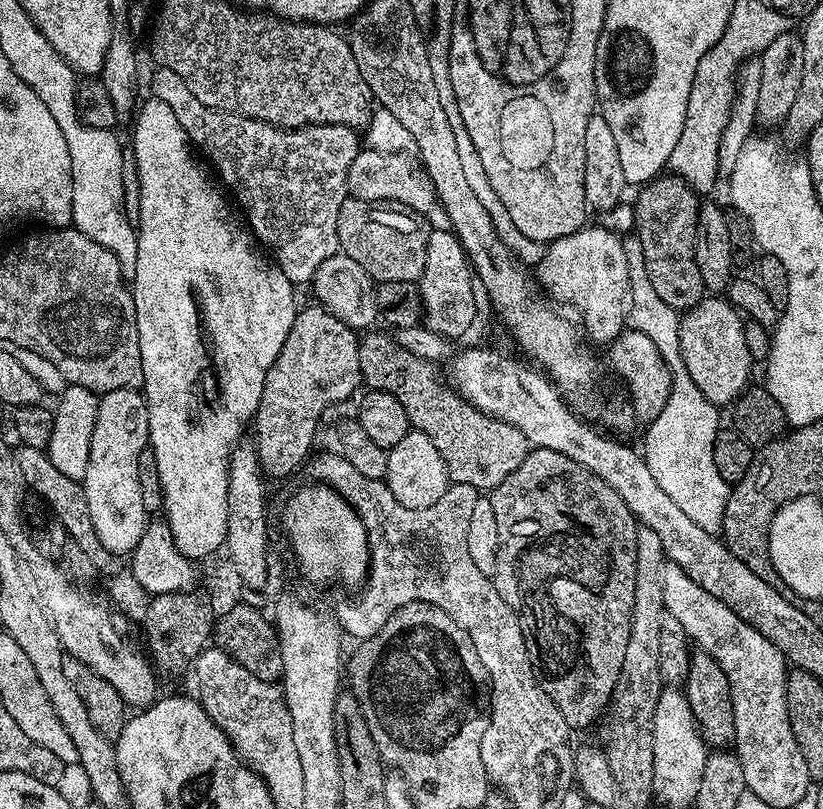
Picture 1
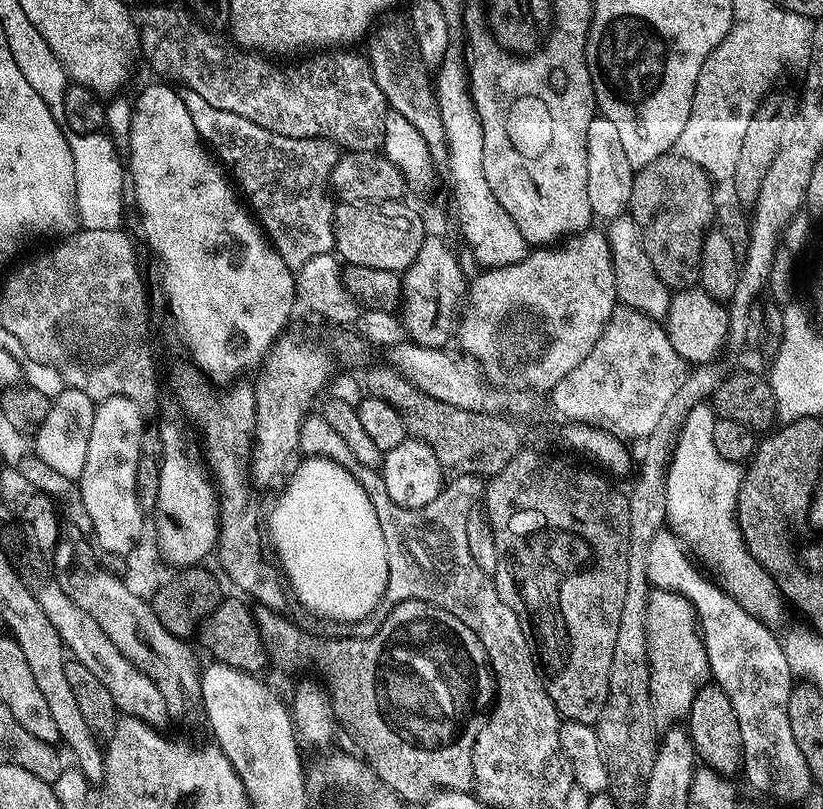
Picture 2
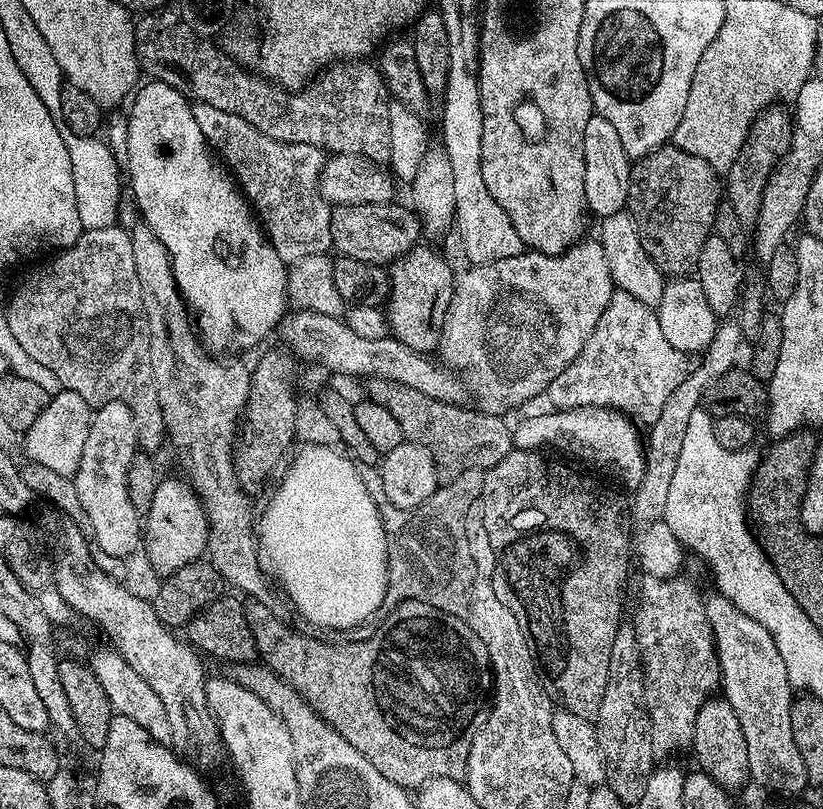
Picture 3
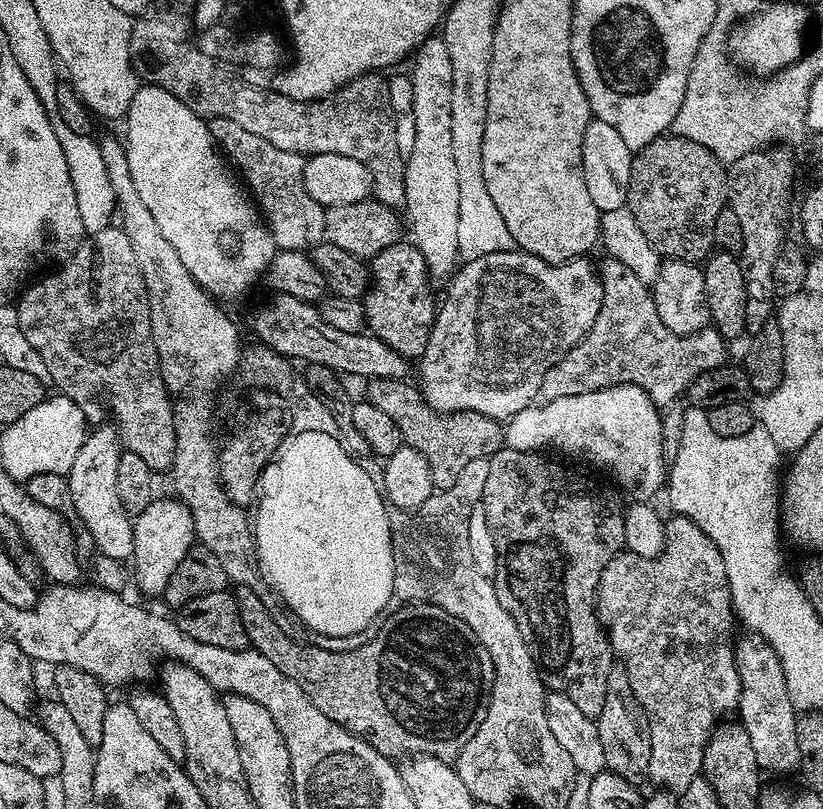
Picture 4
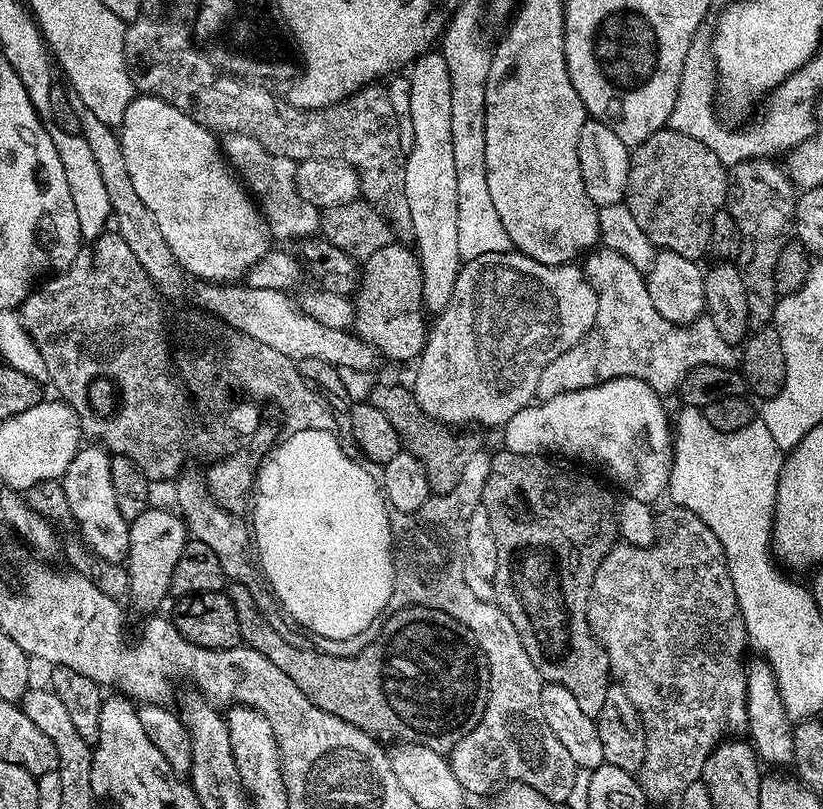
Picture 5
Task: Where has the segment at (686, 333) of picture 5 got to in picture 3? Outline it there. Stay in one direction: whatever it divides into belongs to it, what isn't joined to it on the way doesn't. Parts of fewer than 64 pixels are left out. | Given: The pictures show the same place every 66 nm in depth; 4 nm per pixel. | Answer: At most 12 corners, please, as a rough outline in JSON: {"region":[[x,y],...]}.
{"region":[[613,291],[551,407],[650,426],[689,374],[655,311]]}

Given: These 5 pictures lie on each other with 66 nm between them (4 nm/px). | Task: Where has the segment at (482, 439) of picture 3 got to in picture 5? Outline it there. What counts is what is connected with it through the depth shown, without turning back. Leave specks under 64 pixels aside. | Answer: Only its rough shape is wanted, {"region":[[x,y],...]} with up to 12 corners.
{"region":[[378,382],[378,406],[433,494],[462,478],[470,451],[418,406],[411,387]]}

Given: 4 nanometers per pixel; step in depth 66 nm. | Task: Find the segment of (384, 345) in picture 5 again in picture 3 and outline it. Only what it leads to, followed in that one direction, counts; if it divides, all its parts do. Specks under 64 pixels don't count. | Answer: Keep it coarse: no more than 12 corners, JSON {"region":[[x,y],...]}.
{"region":[[425,242],[390,268],[391,335],[432,354],[454,272]]}

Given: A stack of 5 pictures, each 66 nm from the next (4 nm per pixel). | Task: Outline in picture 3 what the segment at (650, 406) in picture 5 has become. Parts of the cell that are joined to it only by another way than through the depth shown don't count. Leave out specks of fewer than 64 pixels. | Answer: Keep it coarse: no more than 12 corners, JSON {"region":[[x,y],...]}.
{"region":[[566,408],[515,425],[516,448],[593,452],[630,486],[645,445],[623,411]]}

